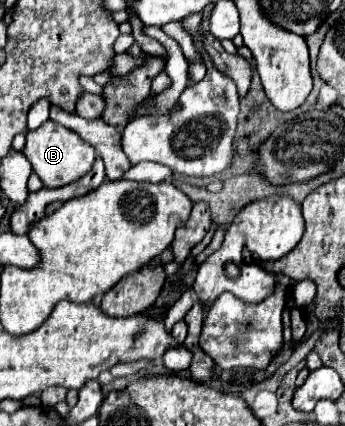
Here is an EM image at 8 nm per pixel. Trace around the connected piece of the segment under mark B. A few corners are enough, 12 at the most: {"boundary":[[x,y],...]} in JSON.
{"boundary":[[52,120],[22,152],[48,188],[92,170],[96,150]]}

